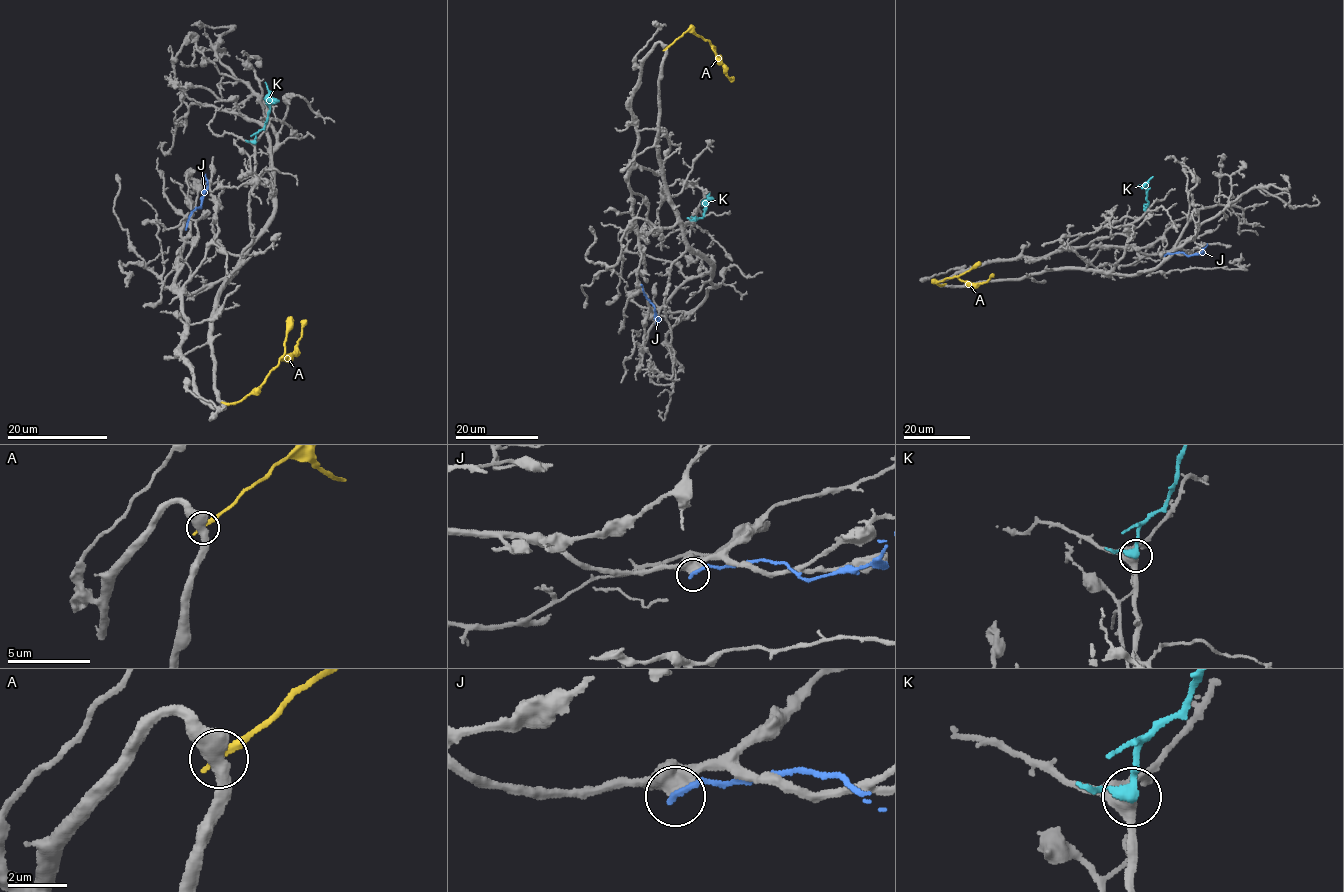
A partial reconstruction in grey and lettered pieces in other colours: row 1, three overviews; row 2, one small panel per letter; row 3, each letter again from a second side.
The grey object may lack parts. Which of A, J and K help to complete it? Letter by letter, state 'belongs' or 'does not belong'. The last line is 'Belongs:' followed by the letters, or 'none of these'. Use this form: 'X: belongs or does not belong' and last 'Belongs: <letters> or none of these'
A: does not belong
J: does not belong
K: belongs
Belongs: K

